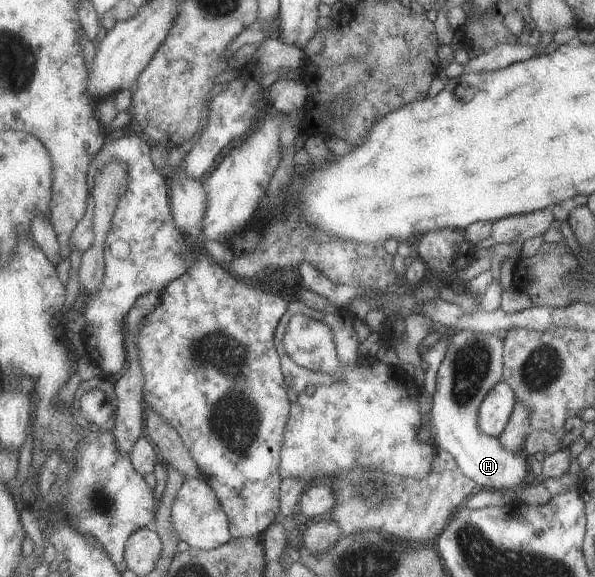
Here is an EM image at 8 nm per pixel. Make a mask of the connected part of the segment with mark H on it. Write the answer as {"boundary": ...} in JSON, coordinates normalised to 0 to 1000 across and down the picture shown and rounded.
{"boundary":[[[766,572],[758,575],[756,596],[751,598],[750,615],[743,620],[731,653],[731,678],[724,685],[726,768],[736,780],[751,782],[765,795],[766,806],[782,825],[787,825],[803,847],[861,849],[866,856],[881,839],[884,806],[889,794],[879,783],[854,783],[835,759],[810,750],[800,737],[802,709],[824,672],[845,653],[845,589],[834,575],[792,575]]]}

